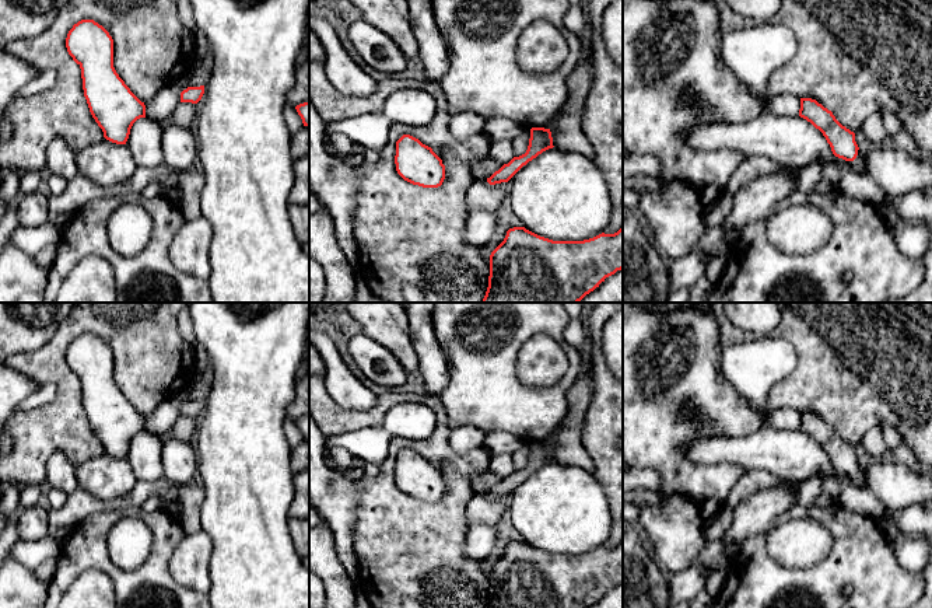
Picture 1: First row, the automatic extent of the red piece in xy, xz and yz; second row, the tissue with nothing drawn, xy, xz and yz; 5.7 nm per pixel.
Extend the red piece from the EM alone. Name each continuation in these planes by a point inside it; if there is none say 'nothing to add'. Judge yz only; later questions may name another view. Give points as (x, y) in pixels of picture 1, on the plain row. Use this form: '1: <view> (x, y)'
1: yz (857, 479)

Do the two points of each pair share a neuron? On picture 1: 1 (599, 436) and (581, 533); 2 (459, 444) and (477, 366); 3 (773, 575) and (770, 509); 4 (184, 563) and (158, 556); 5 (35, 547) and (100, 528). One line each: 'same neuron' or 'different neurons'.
1: different neurons
2: different neurons
3: different neurons
4: different neurons
5: different neurons

